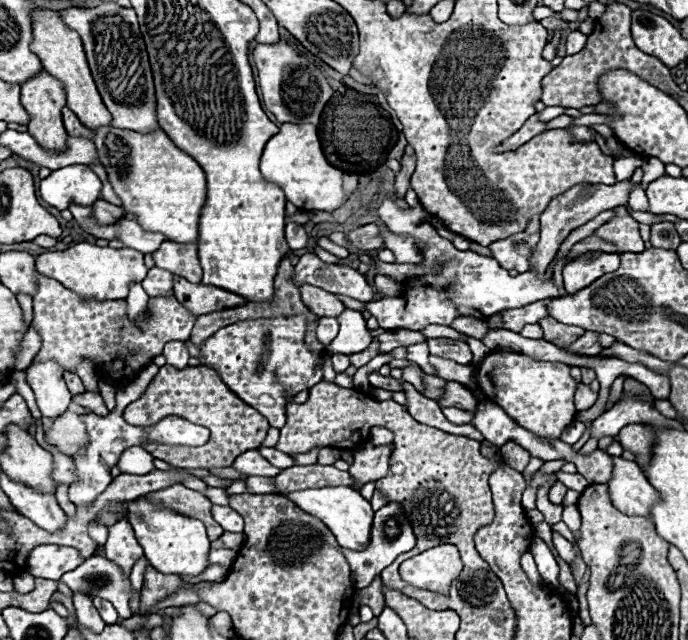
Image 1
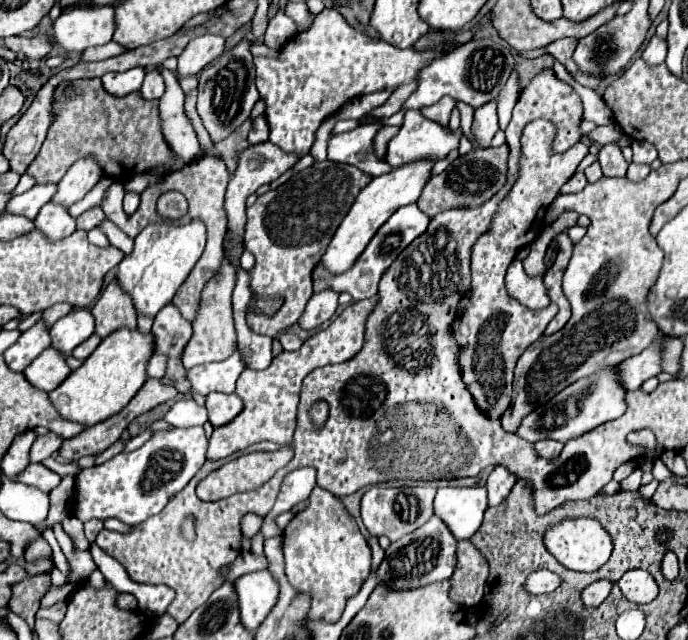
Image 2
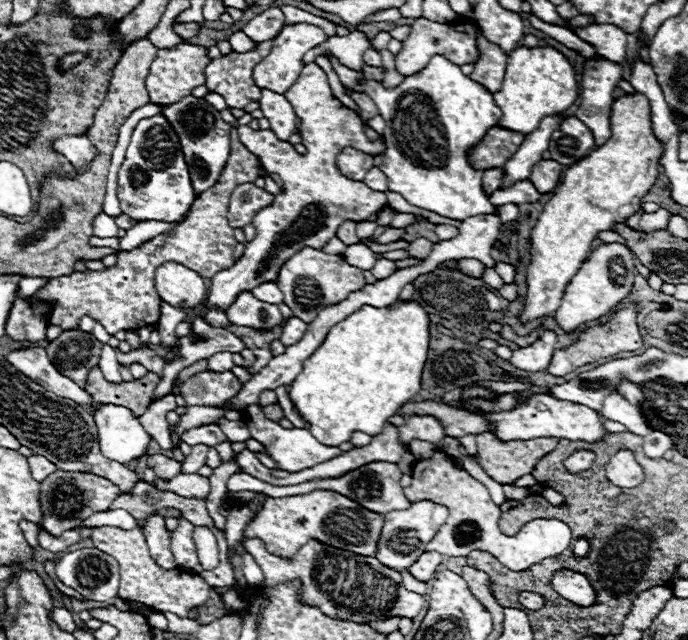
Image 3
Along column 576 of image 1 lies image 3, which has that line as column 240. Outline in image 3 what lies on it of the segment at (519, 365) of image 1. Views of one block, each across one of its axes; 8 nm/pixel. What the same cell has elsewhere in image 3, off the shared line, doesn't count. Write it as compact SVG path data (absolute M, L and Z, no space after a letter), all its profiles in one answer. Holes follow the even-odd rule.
M200 372L200 374L188 378L182 384L180 396L186 400L186 406L208 406L208 404L220 406L222 402L226 402L232 396L236 396L240 386L242 386L242 382L232 372Z

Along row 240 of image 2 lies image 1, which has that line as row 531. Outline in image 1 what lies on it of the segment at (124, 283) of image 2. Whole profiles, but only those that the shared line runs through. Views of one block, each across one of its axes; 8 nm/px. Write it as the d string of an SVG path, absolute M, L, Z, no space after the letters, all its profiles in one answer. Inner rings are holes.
M146 496L128 502L126 520L132 524L140 546L144 548L146 560L162 574L188 574L198 576L206 570L206 554L210 550L210 540L206 536L206 528L200 520L176 514L170 508L154 506Z

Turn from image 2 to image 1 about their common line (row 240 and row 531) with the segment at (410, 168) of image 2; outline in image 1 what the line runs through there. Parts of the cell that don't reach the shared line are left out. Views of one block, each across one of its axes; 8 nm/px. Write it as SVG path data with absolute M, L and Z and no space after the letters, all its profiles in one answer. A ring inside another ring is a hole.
M324 486L324 488L308 488L298 492L284 492L284 496L306 514L316 516L320 522L324 522L342 548L364 550L368 546L370 528L372 528L372 508L370 502L360 496L358 490L350 486Z

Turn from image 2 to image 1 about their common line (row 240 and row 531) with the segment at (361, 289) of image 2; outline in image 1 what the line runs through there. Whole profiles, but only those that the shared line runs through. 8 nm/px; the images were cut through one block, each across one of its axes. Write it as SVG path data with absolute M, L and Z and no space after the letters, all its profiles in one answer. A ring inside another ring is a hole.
M386 504L380 510L376 510L374 514L374 522L372 522L372 532L370 532L370 544L368 548L364 548L362 552L354 552L348 548L342 548L342 554L346 556L348 564L350 564L350 572L352 572L352 580L356 584L356 588L366 588L372 584L372 580L394 562L394 558L398 554L404 554L408 550L412 550L416 546L416 538L414 532L410 528L408 518L404 518L404 512L398 504Z

